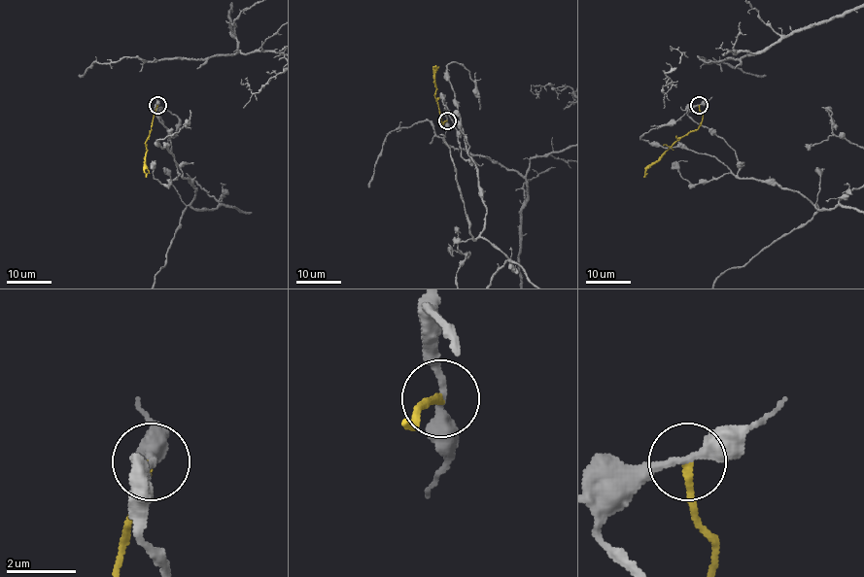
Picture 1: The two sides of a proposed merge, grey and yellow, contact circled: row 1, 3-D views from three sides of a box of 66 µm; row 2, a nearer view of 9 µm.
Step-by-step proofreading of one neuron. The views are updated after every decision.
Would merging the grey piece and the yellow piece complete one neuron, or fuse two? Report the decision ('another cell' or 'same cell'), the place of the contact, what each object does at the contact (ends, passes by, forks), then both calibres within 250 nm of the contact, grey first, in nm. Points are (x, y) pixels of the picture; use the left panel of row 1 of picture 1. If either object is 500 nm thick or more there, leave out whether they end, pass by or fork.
another cell; at (157, 105); grey passes by; yellow ends there; 280 nm thick on the grey side, 170 nm on the other

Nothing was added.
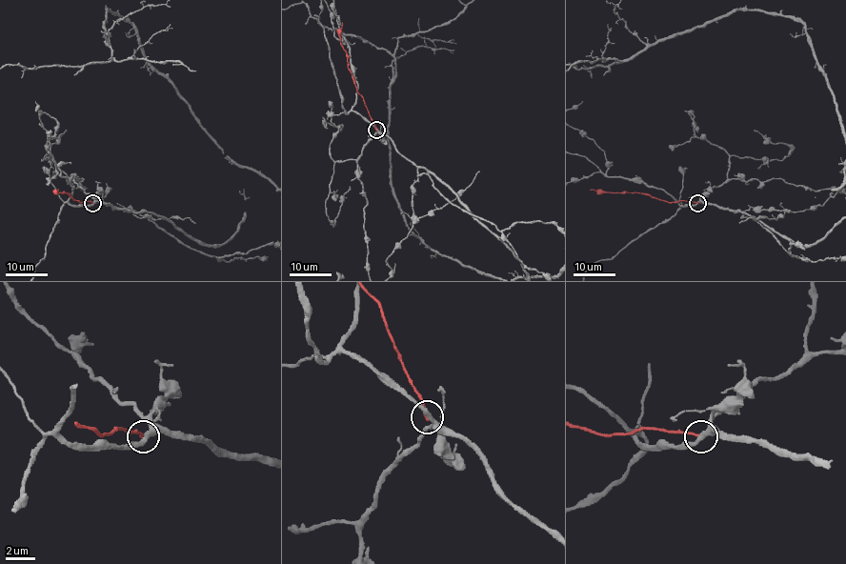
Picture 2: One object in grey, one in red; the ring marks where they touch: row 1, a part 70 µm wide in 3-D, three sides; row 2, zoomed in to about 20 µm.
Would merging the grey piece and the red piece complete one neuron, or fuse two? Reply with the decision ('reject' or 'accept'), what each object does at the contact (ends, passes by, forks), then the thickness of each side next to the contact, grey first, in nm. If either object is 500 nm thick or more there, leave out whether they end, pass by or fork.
reject; grey passes by; red ends there; 320 nm thick on the grey side, 180 nm on the other

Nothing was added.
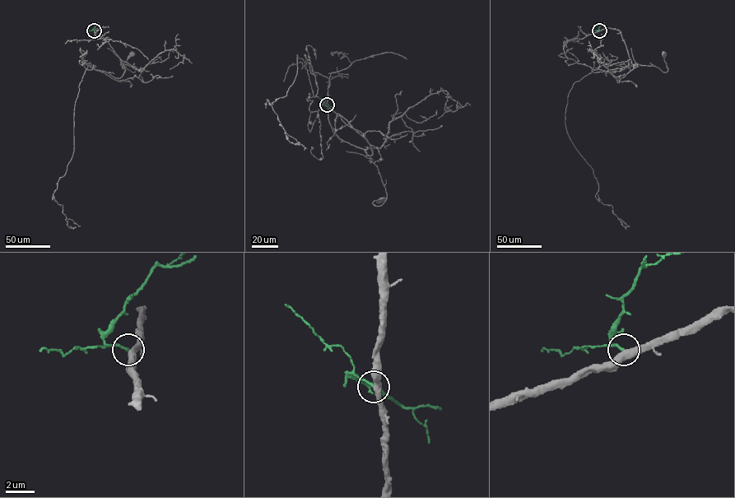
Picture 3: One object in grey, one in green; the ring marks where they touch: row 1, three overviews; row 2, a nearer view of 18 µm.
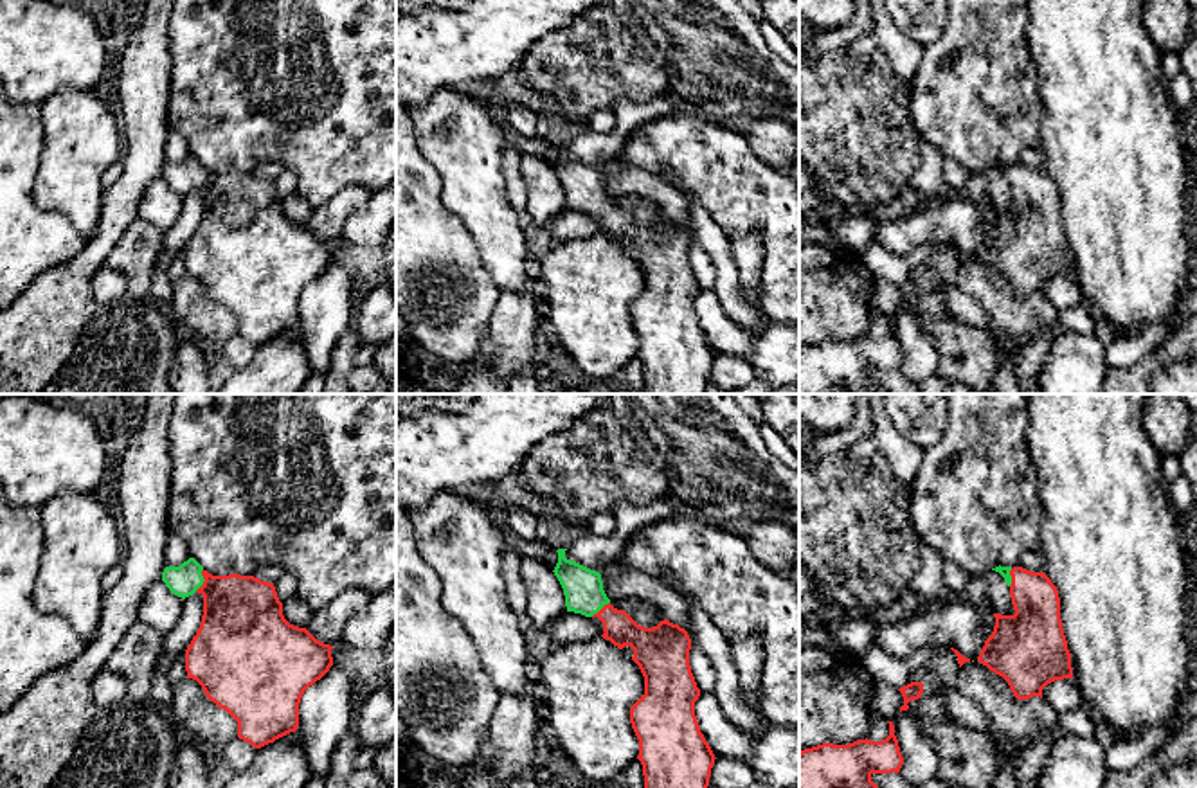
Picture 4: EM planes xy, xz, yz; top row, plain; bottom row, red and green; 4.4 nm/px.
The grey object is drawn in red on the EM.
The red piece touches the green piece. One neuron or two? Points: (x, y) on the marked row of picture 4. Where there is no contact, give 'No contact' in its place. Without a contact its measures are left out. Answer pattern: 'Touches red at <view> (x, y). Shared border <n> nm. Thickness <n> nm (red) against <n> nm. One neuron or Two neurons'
Touches red at xy (204, 578). Shared border 110 nm. Thickness 360 nm (red) against 140 nm. One neuron

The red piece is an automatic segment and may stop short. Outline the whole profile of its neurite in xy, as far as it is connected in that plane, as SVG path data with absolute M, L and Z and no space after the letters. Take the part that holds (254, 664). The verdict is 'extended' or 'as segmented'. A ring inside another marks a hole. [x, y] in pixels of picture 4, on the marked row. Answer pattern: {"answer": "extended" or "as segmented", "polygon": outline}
{"answer": "extended", "polygon": "M194 558L166 567L162 581L182 599L194 592L203 595L202 622L185 649L185 671L238 721L238 738L261 748L295 732L301 698L333 666L333 646L284 619L274 583L239 574L212 576Z"}

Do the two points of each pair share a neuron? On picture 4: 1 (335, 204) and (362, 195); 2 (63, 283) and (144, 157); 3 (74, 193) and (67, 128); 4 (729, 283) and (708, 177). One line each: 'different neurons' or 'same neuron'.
1: same neuron
2: same neuron
3: same neuron
4: different neurons

